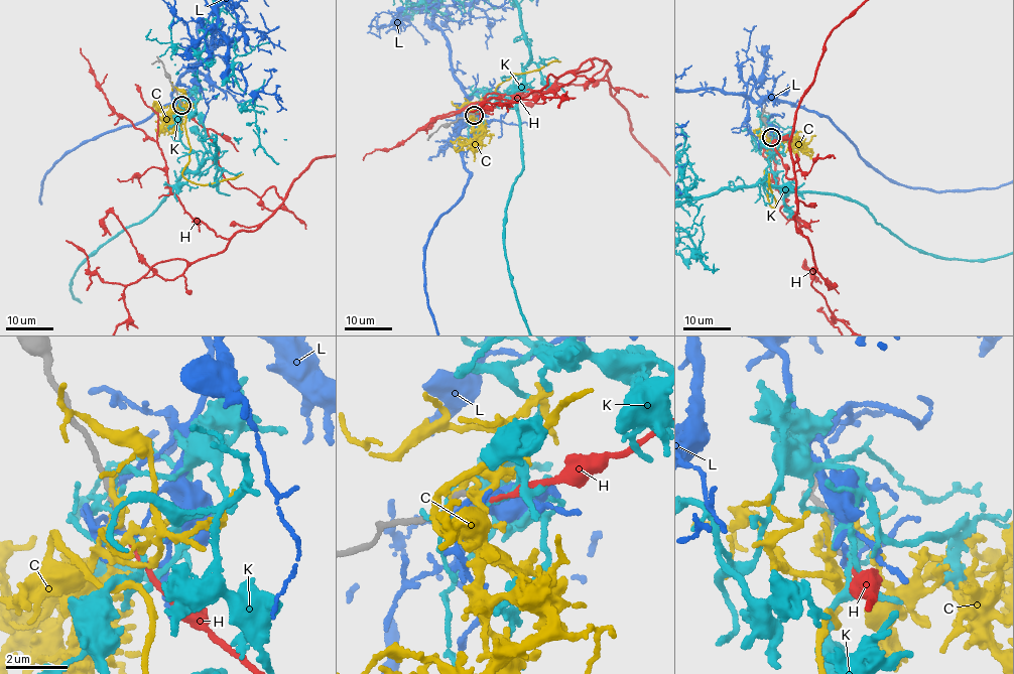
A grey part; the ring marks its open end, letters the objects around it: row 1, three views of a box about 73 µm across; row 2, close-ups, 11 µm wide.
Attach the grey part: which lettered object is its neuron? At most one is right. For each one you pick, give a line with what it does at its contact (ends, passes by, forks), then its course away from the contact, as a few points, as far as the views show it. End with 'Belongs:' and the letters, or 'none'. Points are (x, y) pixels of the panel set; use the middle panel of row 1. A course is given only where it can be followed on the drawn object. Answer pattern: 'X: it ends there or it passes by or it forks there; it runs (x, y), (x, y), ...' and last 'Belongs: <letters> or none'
H: it ends there
Belongs: H

